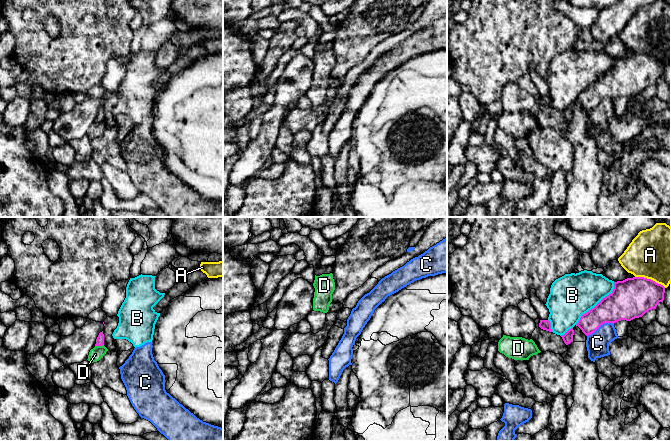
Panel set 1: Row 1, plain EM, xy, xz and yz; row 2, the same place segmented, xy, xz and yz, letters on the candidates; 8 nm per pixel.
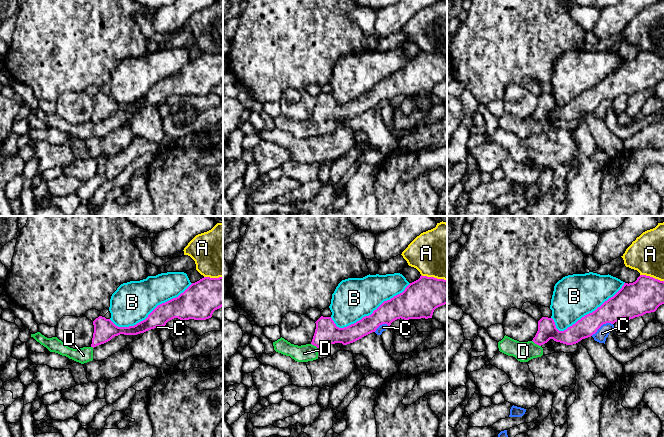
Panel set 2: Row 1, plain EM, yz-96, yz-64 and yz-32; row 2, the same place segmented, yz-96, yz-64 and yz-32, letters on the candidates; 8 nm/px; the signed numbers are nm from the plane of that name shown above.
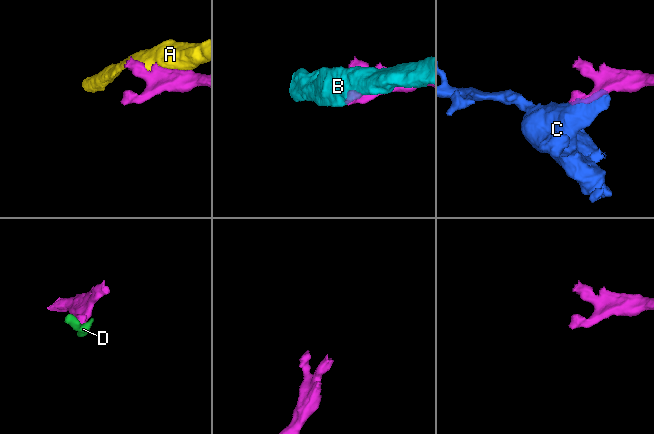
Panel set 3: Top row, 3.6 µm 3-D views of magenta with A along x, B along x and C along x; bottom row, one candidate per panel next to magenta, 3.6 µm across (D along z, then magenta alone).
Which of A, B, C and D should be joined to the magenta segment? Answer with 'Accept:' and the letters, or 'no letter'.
Accept: no letter

